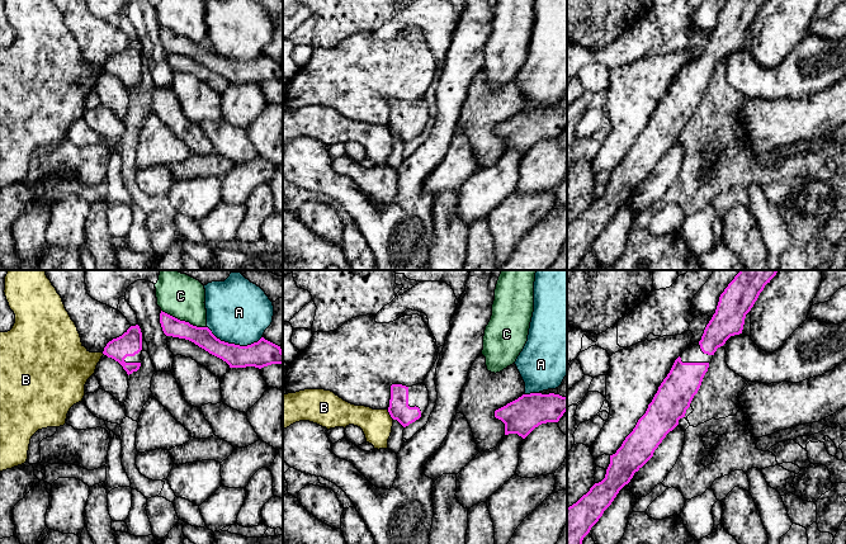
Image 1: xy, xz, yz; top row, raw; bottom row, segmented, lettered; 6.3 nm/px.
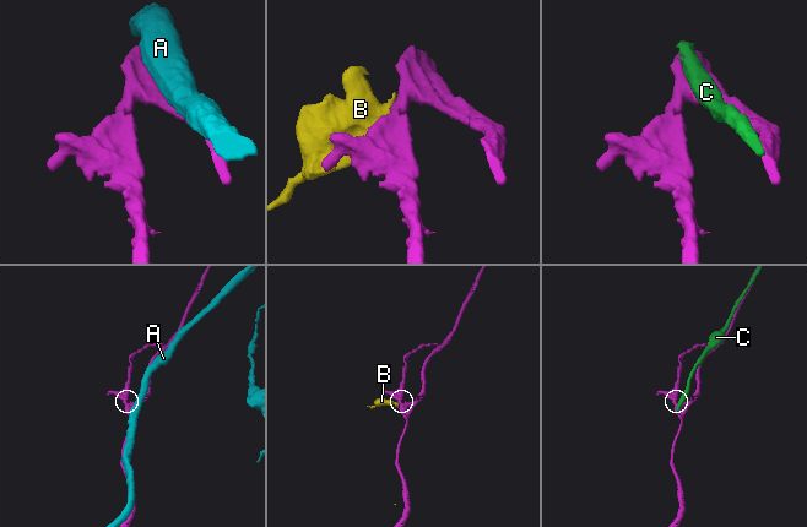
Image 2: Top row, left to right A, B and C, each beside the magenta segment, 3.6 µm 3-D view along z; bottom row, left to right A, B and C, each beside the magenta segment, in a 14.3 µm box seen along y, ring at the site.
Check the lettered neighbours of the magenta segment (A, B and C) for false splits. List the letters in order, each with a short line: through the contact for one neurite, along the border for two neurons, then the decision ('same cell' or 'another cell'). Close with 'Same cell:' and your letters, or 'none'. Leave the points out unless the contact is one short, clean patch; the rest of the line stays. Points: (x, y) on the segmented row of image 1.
A: another cell
B: line xz (387, 410), (393, 419); another cell
C: another cell
Same cell: none

